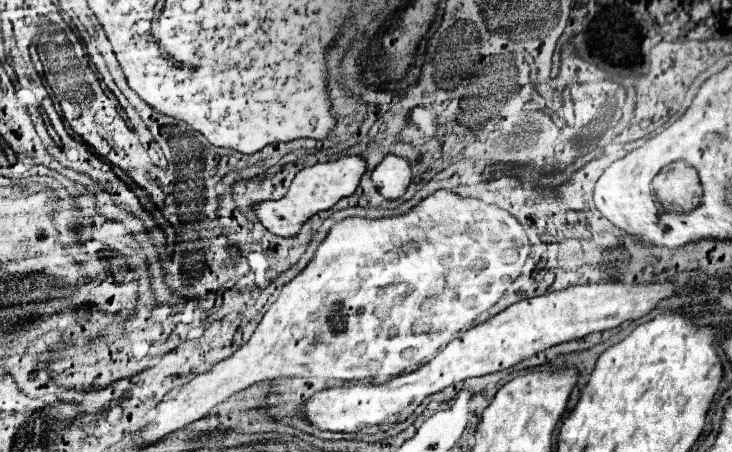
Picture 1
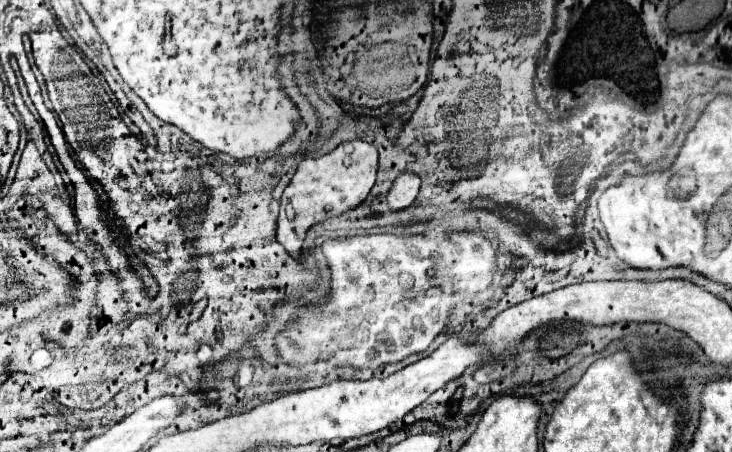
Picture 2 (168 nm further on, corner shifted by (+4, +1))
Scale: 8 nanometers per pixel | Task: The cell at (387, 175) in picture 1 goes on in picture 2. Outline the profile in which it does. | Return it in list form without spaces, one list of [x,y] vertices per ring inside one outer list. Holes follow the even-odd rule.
[[[402,171],[390,191],[388,191],[388,207],[392,211],[398,211],[398,209],[404,209],[404,207],[410,207],[418,195],[418,189],[420,189],[420,177],[414,175],[414,173],[408,173],[408,171]]]

